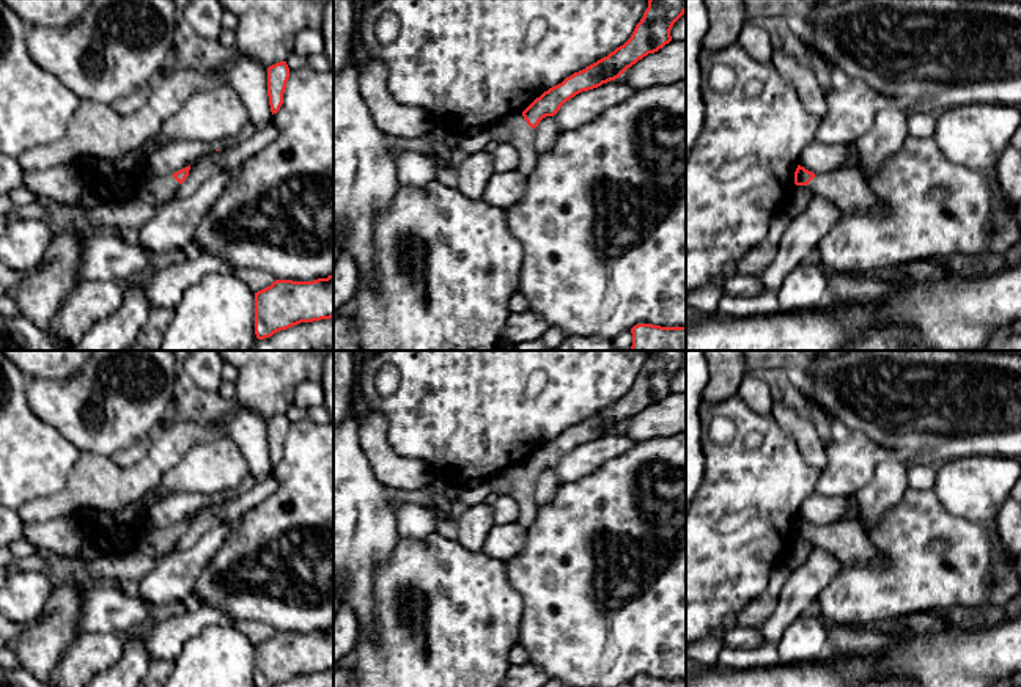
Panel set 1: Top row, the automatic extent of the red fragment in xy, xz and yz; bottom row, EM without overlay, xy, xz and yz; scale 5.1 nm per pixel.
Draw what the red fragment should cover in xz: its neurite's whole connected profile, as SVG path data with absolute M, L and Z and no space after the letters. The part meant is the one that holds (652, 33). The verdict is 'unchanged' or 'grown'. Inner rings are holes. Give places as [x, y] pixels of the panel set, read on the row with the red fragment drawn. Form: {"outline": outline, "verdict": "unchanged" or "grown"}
{"outline": "M648 0L631 38L607 57L566 77L536 97L521 115L508 115L489 127L492 145L508 143L519 154L518 171L529 178L538 162L535 127L582 91L618 79L628 68L672 41L673 24L686 13L686 0Z", "verdict": "grown"}

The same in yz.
{"outline": "M798 165L794 184L805 186L813 197L835 203L842 212L883 217L884 203L868 189L859 168L815 175Z", "verdict": "grown"}

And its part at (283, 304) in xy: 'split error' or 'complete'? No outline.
complete

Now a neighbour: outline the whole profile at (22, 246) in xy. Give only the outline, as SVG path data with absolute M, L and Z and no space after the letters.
M14 220L0 236L0 261L14 270L31 270L42 261L52 237L44 220Z

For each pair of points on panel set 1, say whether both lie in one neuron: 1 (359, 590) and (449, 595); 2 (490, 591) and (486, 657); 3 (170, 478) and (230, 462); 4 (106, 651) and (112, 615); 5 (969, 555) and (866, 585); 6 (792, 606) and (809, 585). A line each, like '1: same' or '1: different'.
1: different
2: same
3: same
4: different
5: same
6: same

